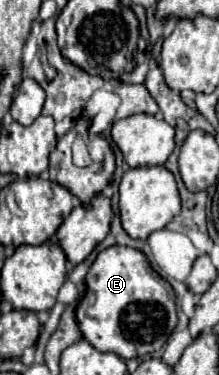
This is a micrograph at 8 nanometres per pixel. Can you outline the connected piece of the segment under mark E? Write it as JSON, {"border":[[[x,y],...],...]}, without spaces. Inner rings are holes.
{"border":[[[130,246],[102,250],[86,274],[86,292],[76,308],[84,338],[100,352],[138,358],[160,350],[176,328],[176,296],[172,286],[150,266],[148,258]]]}

